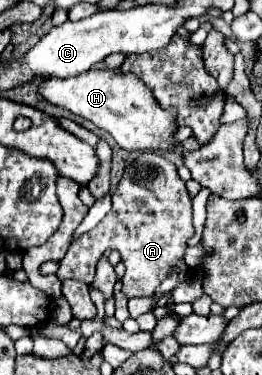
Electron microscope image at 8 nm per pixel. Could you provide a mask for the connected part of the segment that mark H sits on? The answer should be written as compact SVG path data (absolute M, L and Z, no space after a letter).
M89 69L77 77L43 77L37 93L49 103L71 111L95 127L113 135L117 145L127 151L147 151L161 149L173 151L179 147L175 139L177 133L177 111L161 109L153 91L133 73L113 71L113 69Z

